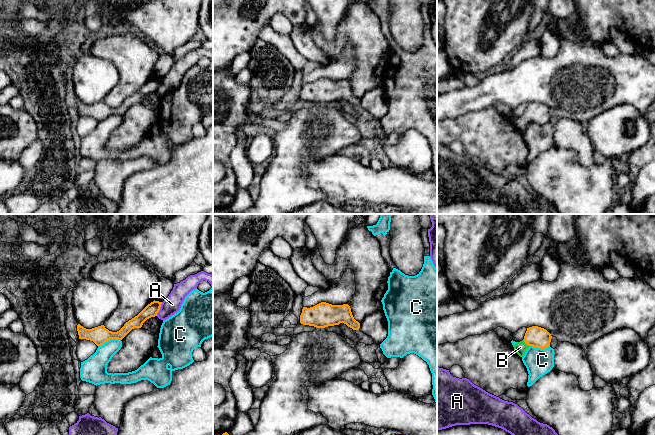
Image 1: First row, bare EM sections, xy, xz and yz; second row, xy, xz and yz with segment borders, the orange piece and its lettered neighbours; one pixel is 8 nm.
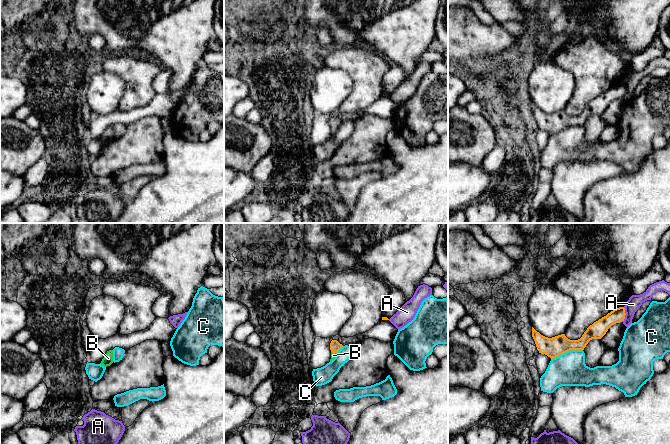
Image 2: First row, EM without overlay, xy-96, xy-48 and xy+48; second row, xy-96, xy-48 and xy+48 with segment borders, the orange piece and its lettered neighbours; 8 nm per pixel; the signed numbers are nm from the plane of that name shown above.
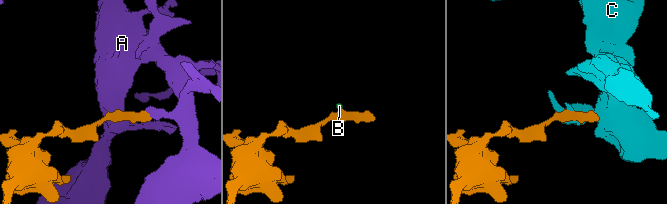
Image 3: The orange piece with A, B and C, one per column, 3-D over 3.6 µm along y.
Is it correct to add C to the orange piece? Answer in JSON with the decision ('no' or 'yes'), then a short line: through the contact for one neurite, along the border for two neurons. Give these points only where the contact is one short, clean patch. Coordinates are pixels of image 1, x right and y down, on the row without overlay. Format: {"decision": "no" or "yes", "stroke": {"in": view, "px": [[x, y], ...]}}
{"decision": "no", "stroke": {"in": "xy", "px": [[120, 115], [108, 115], [98, 122]]}}

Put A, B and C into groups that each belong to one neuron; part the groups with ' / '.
A / B / C

